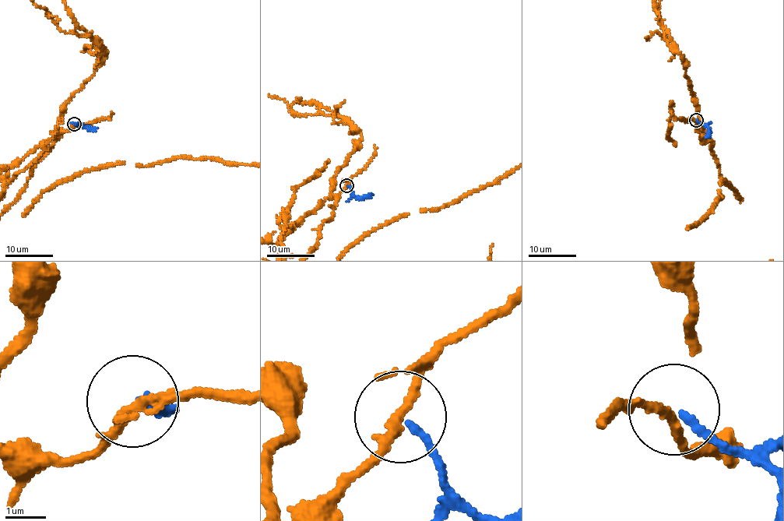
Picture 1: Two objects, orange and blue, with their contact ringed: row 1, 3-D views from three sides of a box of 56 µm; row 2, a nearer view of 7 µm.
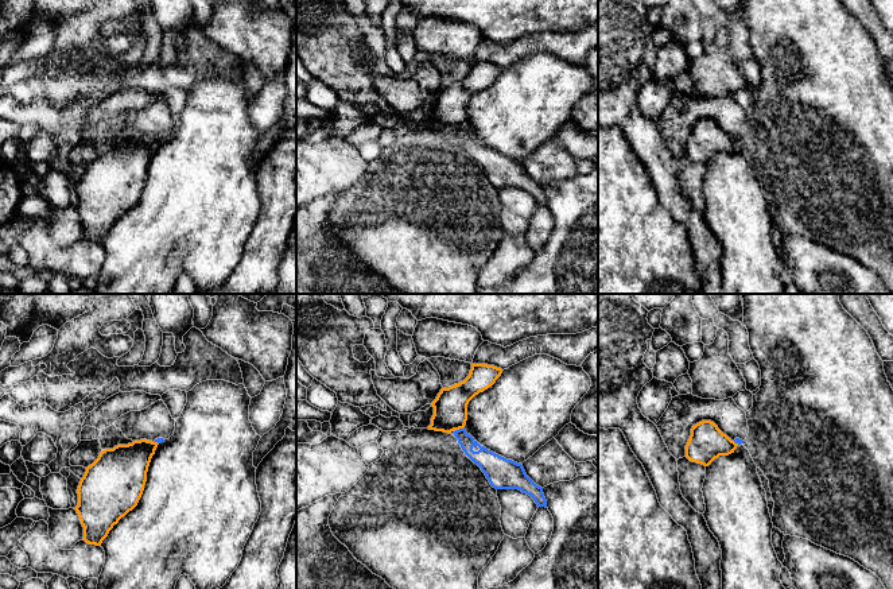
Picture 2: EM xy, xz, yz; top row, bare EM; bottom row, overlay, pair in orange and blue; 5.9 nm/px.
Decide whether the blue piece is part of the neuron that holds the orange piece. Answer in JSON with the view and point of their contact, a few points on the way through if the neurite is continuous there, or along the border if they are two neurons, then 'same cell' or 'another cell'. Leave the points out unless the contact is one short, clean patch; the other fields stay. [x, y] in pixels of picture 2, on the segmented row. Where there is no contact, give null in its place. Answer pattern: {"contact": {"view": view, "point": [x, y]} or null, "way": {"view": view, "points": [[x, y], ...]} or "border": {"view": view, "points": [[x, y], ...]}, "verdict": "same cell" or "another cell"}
{"contact": {"view": "xz", "point": [459, 427]}, "border": {"view": "xz", "points": [[464, 426], [457, 430]]}, "verdict": "another cell"}

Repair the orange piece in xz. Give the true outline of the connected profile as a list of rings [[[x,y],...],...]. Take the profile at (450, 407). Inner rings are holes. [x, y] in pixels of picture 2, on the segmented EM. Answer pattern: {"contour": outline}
{"contour": [[[471,364],[469,376],[449,388],[442,388],[431,403],[434,415],[428,430],[451,433],[463,429],[467,421],[469,402],[492,387],[502,369],[488,364]]]}

